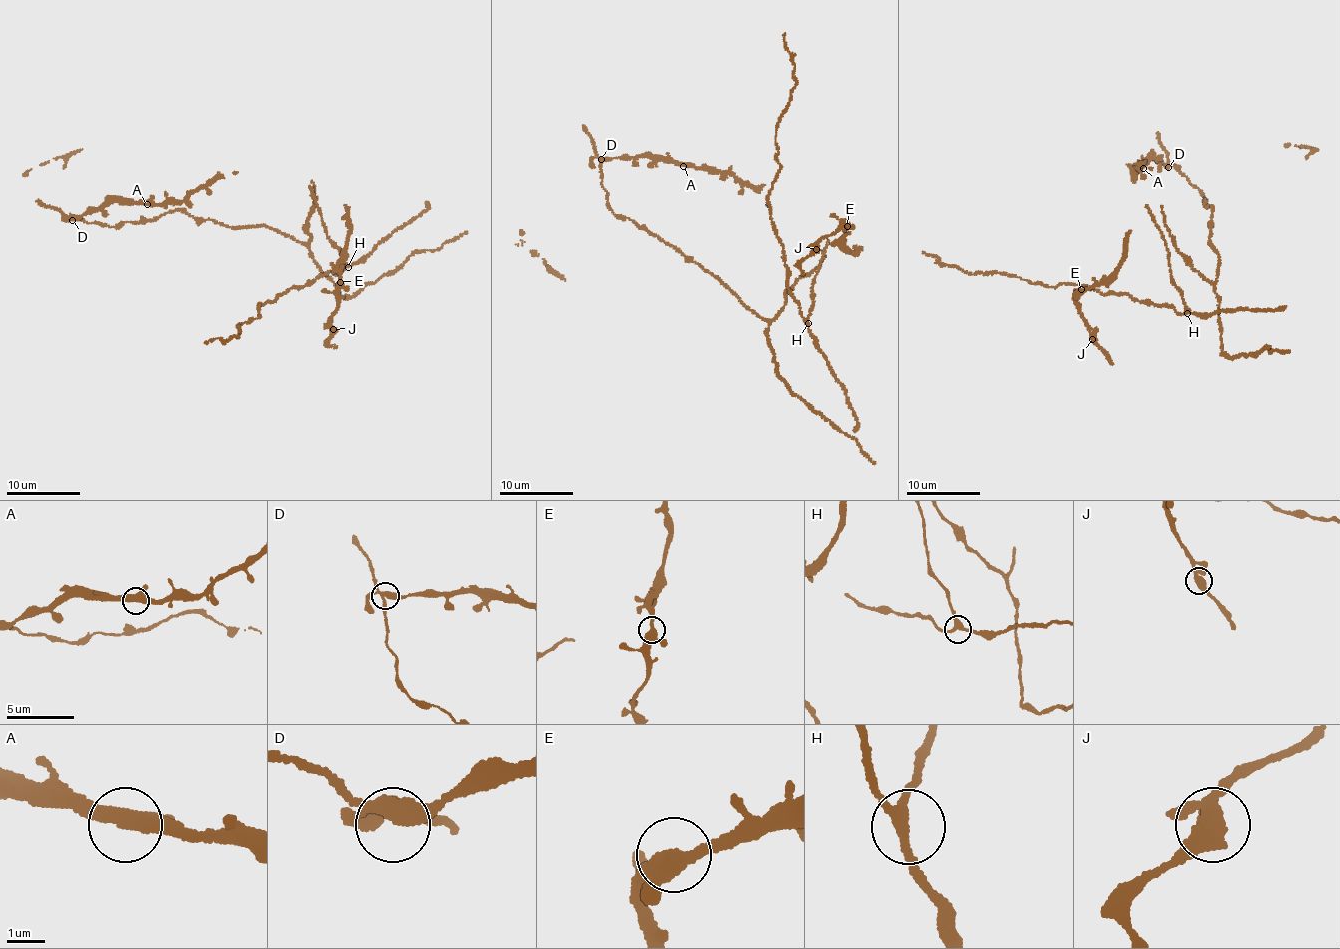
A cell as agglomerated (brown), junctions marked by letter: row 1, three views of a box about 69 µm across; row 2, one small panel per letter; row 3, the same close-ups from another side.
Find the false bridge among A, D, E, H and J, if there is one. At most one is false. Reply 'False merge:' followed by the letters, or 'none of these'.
False merge: none of these

